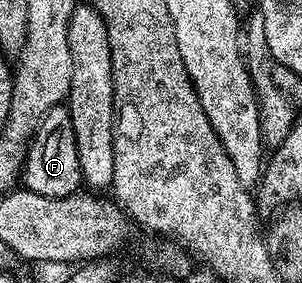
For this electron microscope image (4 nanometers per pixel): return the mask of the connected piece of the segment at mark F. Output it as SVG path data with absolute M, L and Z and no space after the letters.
M66 104L53 106L47 113L46 121L35 132L35 140L31 142L21 170L21 181L29 191L46 197L70 197L80 192L83 172L77 155L71 112L67 110Z

